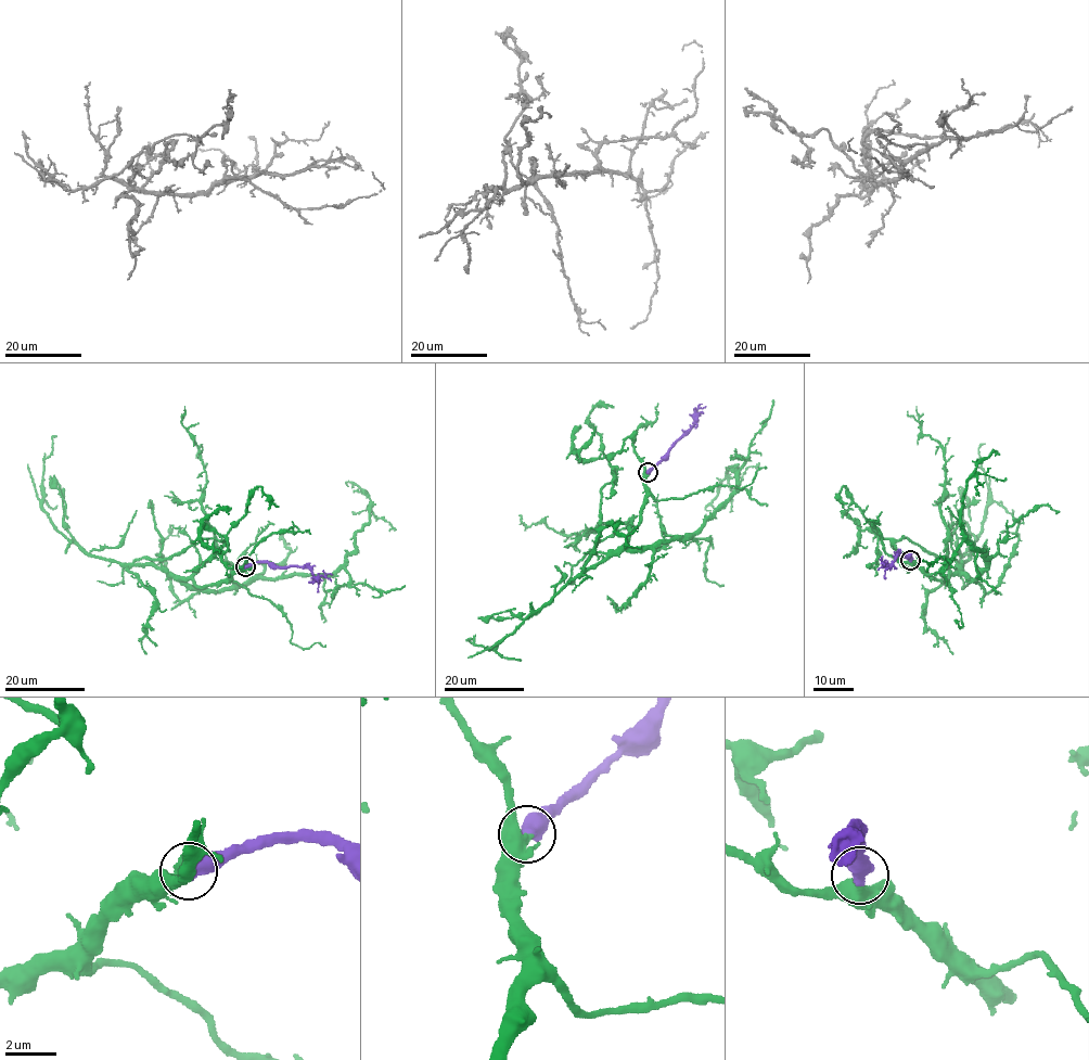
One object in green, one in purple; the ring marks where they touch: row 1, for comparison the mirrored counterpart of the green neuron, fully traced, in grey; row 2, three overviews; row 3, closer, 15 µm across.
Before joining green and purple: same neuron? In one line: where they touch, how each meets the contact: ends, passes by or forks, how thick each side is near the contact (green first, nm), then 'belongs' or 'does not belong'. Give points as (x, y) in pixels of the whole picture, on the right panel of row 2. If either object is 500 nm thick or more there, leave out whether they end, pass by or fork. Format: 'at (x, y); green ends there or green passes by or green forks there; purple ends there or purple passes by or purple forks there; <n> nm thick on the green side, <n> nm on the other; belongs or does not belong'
at (910, 560); 360 nm thick on the green side, 600 nm on the other; belongs

